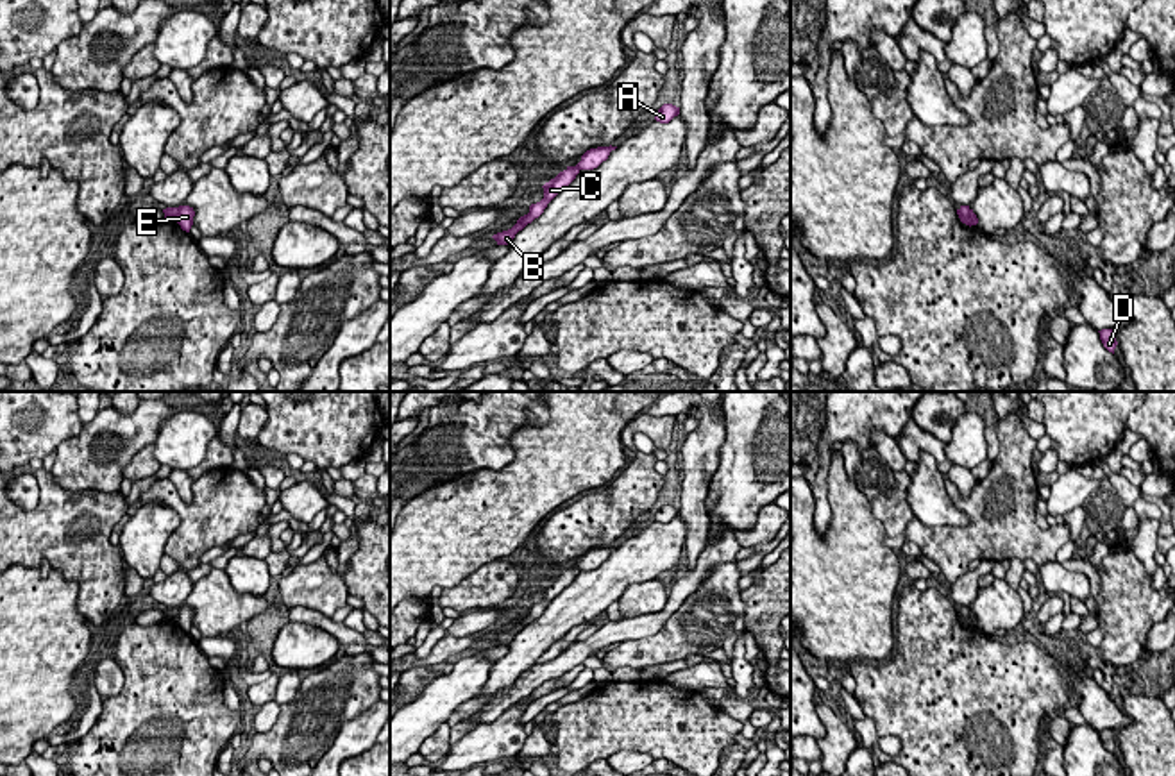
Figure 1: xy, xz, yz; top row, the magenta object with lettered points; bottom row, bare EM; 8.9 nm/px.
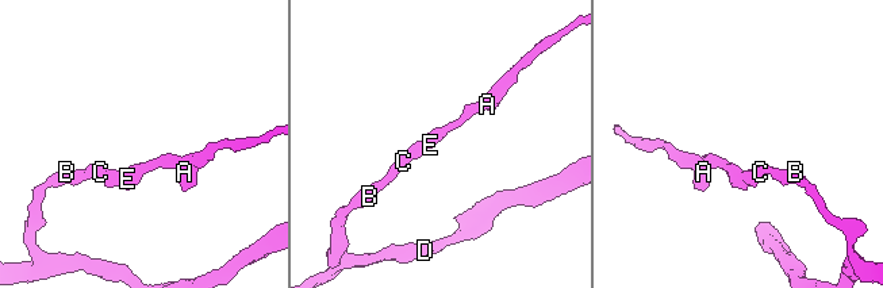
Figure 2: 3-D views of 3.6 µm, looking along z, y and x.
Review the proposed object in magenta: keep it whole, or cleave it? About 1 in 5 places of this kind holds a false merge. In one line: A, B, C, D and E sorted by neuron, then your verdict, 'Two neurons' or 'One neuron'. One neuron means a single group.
Groups: A E / B C D. Two neurons

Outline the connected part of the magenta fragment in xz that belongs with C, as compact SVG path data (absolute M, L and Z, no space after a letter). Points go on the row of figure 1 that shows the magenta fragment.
M567 166L563 172L560 172L554 179L545 182L544 188L544 198L537 204L529 206L529 213L520 216L517 224L503 232L494 234L492 238L497 241L497 245L510 245L510 241L515 238L519 231L522 231L528 224L531 224L535 218L538 218L547 204L565 188L569 186L576 175L579 173L578 166Z

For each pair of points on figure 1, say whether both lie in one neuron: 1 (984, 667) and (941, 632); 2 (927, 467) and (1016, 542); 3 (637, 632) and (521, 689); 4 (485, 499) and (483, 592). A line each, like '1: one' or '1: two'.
1: one
2: two
3: one
4: two

